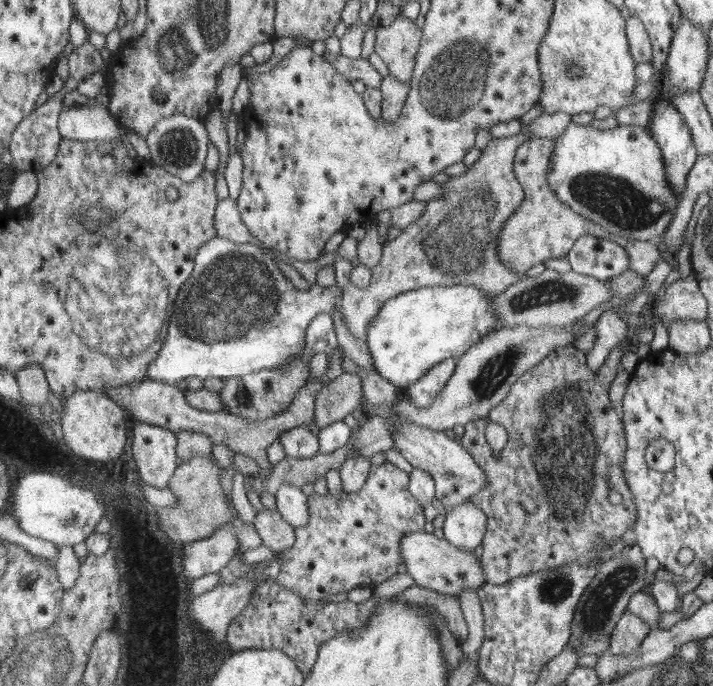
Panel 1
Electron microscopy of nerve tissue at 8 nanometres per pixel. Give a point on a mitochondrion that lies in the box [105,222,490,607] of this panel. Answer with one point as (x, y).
(235, 298)

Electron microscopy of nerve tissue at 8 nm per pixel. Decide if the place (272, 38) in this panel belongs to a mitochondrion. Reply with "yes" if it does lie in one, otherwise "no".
no

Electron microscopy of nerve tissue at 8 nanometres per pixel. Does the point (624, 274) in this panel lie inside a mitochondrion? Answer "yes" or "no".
no

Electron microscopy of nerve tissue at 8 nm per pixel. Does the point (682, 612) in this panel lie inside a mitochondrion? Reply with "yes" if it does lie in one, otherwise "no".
no

